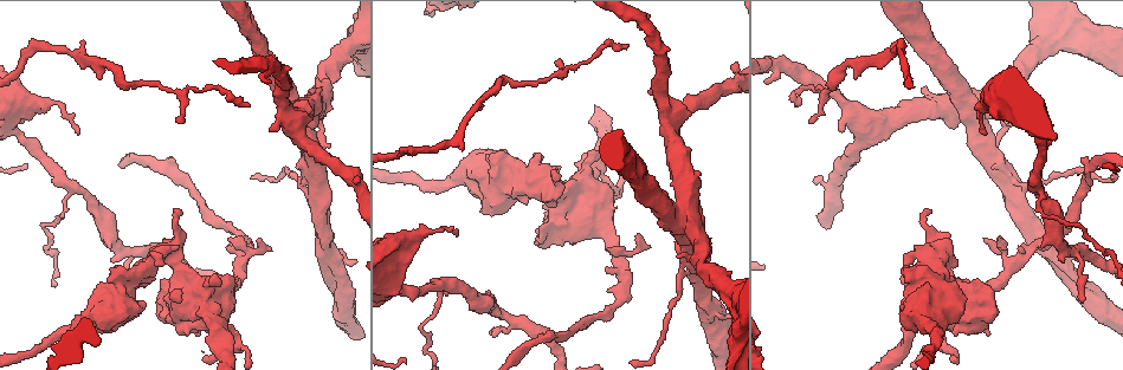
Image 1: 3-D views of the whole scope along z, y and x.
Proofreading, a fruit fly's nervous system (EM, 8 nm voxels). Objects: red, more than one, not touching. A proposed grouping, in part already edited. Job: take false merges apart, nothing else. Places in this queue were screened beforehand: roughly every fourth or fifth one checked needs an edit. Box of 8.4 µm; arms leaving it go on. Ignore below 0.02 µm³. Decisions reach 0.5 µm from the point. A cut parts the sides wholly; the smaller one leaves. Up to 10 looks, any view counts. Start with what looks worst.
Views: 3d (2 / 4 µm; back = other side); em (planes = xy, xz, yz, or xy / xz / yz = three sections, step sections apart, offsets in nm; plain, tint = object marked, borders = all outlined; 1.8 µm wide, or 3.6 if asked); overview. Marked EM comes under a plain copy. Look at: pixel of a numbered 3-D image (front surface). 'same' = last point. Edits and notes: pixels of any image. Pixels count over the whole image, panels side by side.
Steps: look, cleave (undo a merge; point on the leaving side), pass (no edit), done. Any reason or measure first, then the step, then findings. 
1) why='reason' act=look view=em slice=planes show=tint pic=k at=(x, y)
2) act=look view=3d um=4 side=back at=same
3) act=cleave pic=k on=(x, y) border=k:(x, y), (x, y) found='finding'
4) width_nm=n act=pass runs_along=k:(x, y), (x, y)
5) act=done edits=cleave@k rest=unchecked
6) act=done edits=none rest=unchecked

why='looks like a crossing' act=look view=3d um=2 side=back pic=1 at=(690, 223)

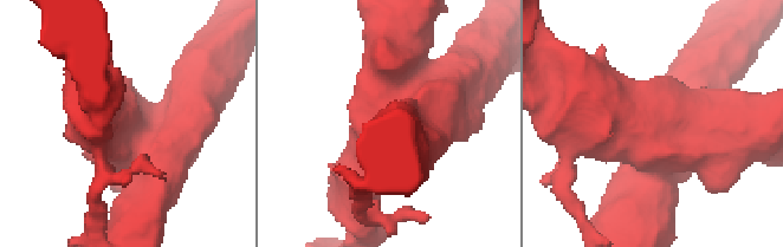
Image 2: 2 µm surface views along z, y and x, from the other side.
why='shape alone is not enough' act=look view=em slice=planes show=borders pic=2 at=(125, 144)

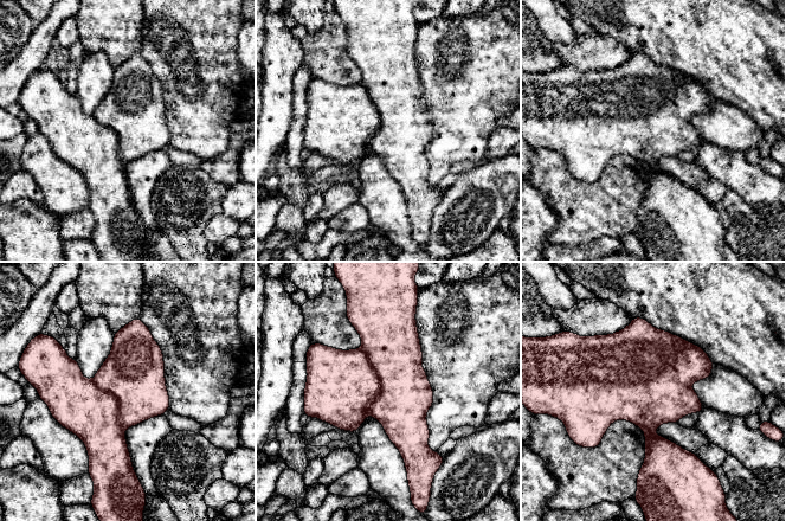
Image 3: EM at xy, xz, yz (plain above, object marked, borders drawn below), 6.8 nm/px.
act=cleave pic=3 on=(342, 384) border=3:(361, 349), (379, 383), (369, 413) found='a second neuron is stuck on'

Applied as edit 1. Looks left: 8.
why='abrupt turn' act=look view=em slice=xz step=4 show=tint pic=1 at=(121, 83)

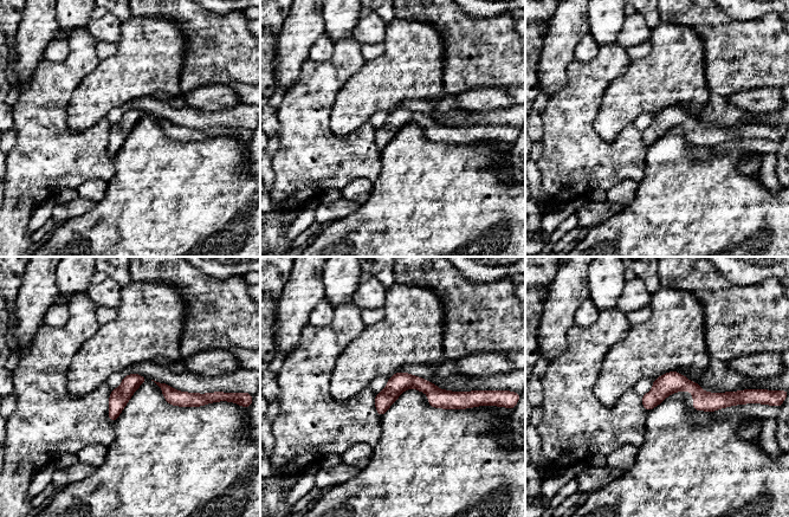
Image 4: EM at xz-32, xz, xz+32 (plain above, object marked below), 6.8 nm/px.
why='another direction' act=look view=em slice=xy step=8 show=tint at=same

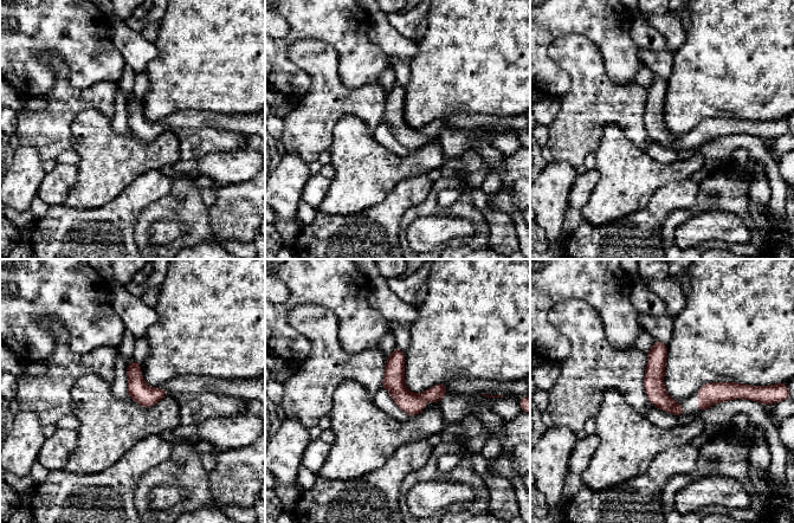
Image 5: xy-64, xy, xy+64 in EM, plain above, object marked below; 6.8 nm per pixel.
width_nm=140 act=pass found='continuous, no second neuron'

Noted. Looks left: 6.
why='sudden change in width' act=look view=em slice=yz step=16 show=tint pic=1 at=(216, 322)

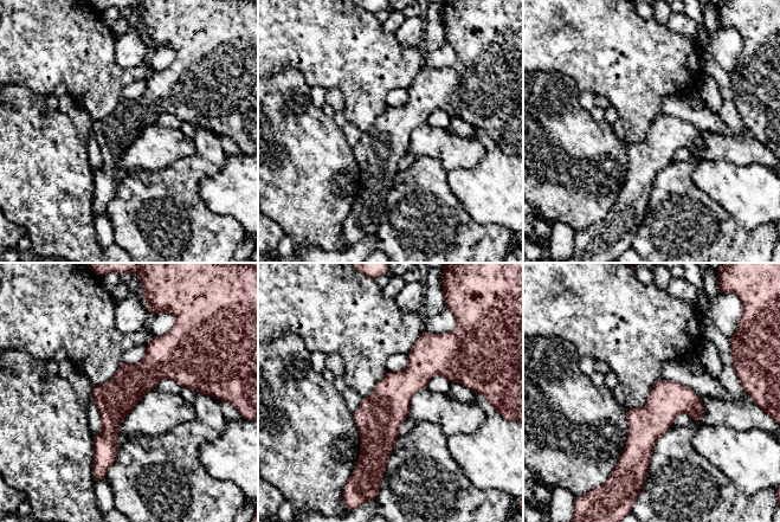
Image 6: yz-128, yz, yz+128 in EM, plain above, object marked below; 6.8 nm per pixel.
why='cut it another way' act=look view=em slice=planes show=tint at=same

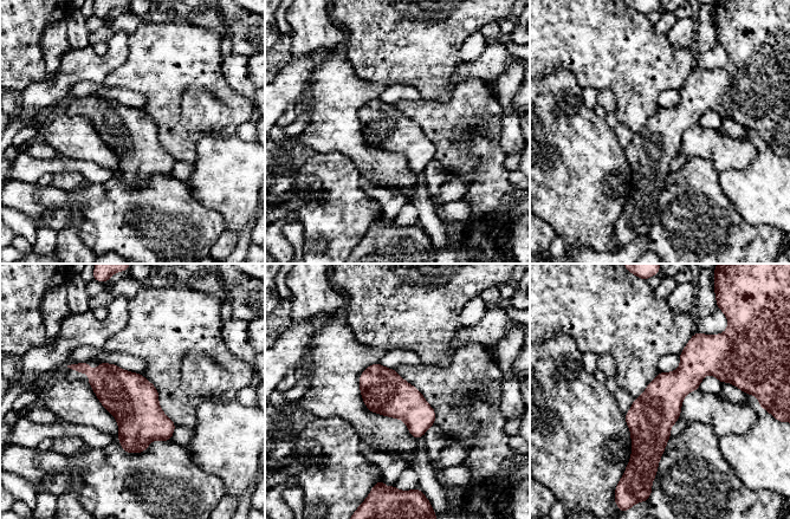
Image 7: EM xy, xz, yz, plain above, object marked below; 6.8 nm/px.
width_nm=300 act=pass found='one neuron here'

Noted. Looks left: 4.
why='see it whole again' act=look view=overview

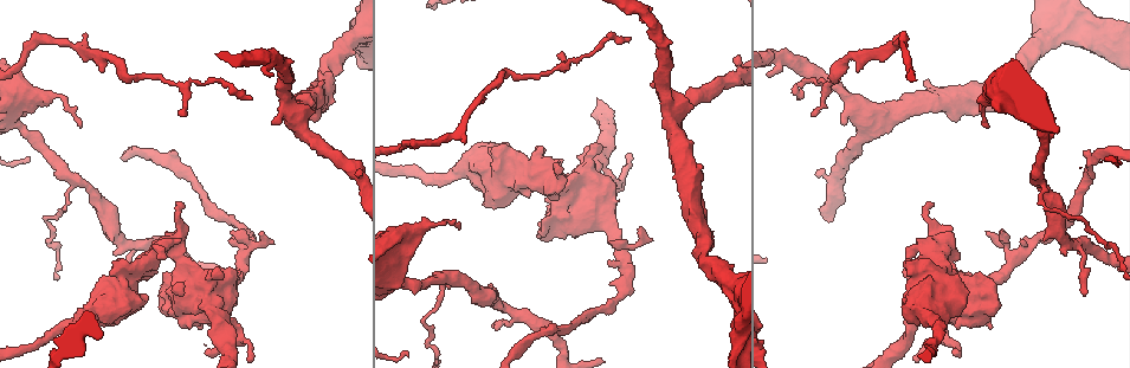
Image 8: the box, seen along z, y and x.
why='arms part here' act=look view=em slice=planes show=tint pic=8 at=(620, 252)

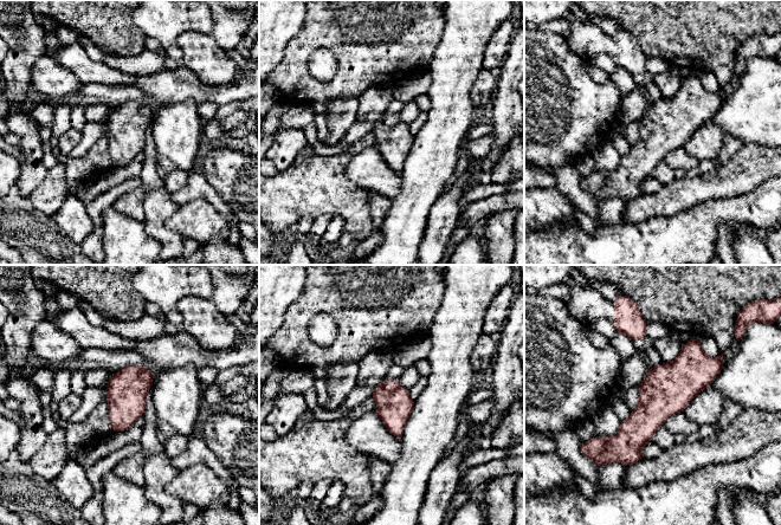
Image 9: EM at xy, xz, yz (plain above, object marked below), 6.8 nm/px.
width_nm=240 act=pass runs_along=9:(717, 361), (621, 442), (602, 442) found='one neuron here'

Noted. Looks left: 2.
act=done edits=cleave@3 rest=unchecked

